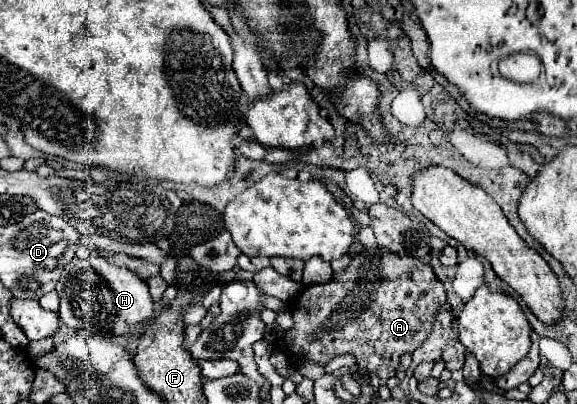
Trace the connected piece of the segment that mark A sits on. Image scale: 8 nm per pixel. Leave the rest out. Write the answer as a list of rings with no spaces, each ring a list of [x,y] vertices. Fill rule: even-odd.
[[[364,248],[360,254],[352,256],[350,266],[342,272],[336,272],[330,282],[304,288],[292,310],[294,328],[284,332],[284,344],[296,360],[312,358],[320,364],[328,364],[328,360],[338,354],[352,354],[360,368],[376,372],[384,384],[390,376],[396,374],[398,358],[406,352],[414,352],[426,342],[444,302],[444,284],[436,278],[430,264],[412,256],[382,252],[380,248]],[[410,302],[416,302],[416,308],[412,308]]]

